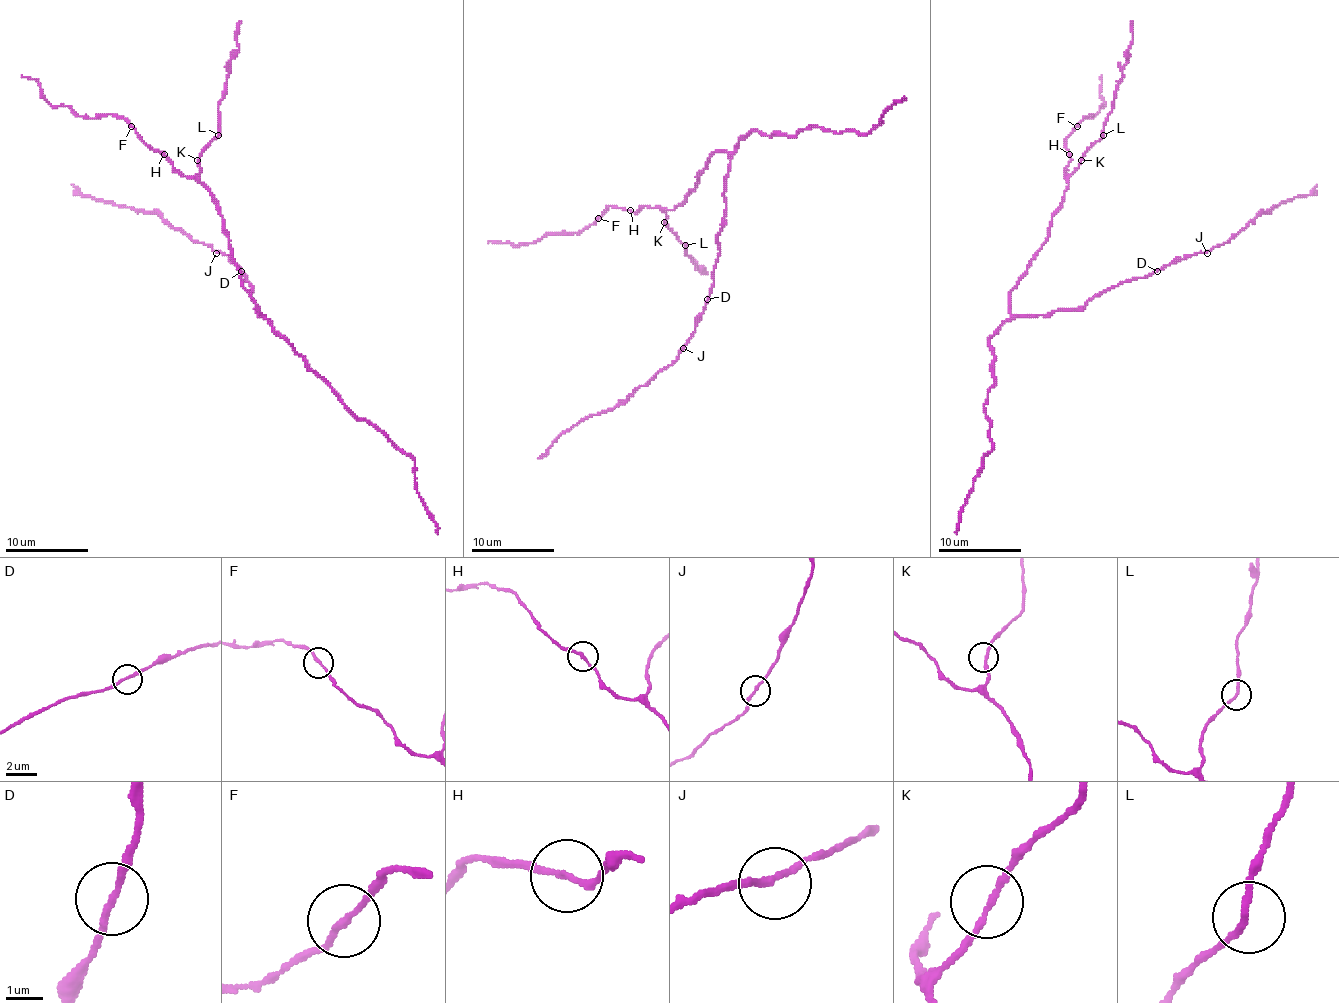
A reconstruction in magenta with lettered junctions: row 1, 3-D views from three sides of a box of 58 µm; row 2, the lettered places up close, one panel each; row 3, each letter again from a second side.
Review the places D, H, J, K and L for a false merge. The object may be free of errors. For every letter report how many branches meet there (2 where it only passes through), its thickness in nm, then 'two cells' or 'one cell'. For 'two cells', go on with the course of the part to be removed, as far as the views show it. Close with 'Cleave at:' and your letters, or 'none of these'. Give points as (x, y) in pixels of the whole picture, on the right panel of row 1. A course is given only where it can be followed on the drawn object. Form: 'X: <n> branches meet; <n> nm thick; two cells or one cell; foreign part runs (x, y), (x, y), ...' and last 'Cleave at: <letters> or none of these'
D: 2 branches meet; 180 nm thick; one cell
H: 2 branches meet; 160 nm thick; one cell
J: 2 branches meet; 170 nm thick; one cell
K: 2 branches meet; 170 nm thick; one cell
L: 2 branches meet; 160 nm thick; one cell
Cleave at: none of these

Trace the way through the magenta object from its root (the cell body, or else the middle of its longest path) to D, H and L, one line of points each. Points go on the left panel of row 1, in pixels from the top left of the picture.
D: (264, 315), (257, 313), (259, 311), (251, 296), (253, 288), (241, 271)
H: (264, 315), (243, 286), (214, 197), (193, 178), (183, 176), (164, 153)
L: (264, 315), (243, 286), (222, 215), (212, 193), (199, 180), (199, 153), (218, 135)

